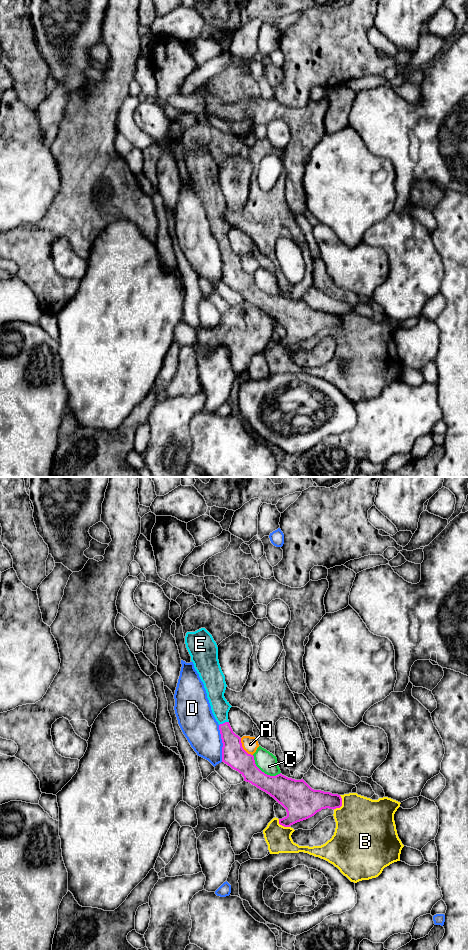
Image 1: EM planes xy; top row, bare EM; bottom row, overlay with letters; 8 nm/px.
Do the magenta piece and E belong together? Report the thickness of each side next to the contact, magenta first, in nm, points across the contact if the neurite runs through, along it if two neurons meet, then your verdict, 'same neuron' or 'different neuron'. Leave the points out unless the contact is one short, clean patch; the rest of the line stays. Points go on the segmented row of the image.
180 nm thick on the magenta side, 150 nm on the other; runs through xy (232, 751), (232, 743), (223, 723), (220, 707); same neuron

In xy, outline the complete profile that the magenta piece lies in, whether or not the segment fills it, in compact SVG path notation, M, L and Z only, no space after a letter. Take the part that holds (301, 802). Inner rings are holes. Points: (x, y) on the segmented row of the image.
M205 628L187 632L185 644L219 724L223 743L222 762L238 771L244 781L266 792L286 809L287 816L279 819L279 824L290 827L322 809L340 808L340 795L314 790L303 779L295 780L281 773L267 775L256 766L254 756L243 749L241 738L229 724L228 712L232 706L224 697L227 685L218 660L218 647L212 635Z

